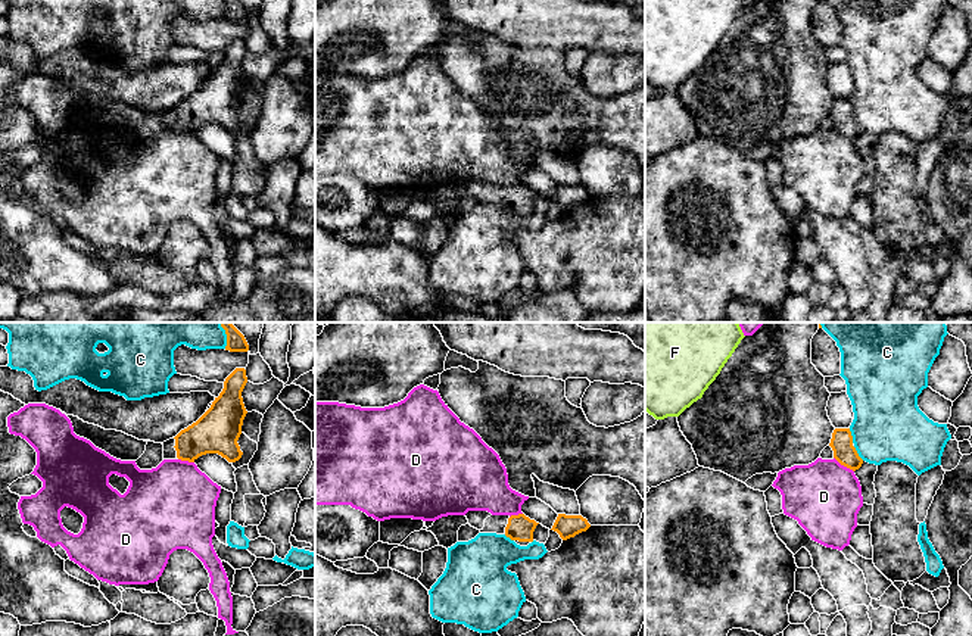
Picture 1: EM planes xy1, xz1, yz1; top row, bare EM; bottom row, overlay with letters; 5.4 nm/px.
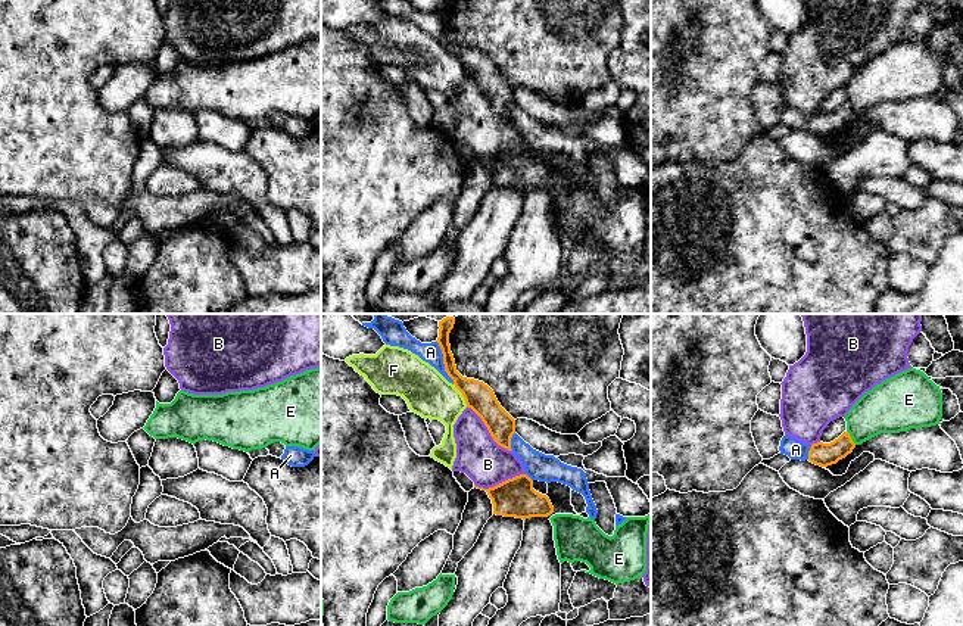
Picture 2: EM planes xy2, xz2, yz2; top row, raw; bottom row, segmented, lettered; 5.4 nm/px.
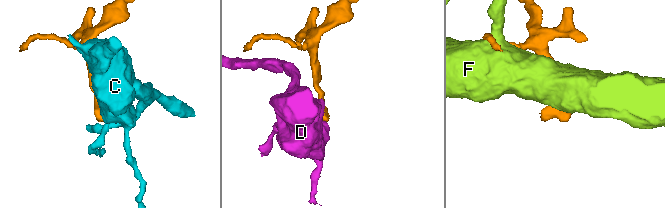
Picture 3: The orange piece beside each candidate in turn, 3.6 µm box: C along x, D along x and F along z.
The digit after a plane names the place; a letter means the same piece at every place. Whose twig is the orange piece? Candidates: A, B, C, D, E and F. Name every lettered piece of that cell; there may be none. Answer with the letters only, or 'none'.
E

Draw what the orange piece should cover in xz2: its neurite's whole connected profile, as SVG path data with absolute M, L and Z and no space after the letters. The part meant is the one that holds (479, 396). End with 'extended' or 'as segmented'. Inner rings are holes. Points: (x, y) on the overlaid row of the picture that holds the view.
M446 317L439 321L437 343L443 354L445 371L454 380L455 387L462 393L465 404L484 423L493 440L511 449L511 437L515 433L515 420L501 407L493 390L483 381L462 377L456 371L455 359L451 352L449 333L454 328L455 318Z; as segmented

